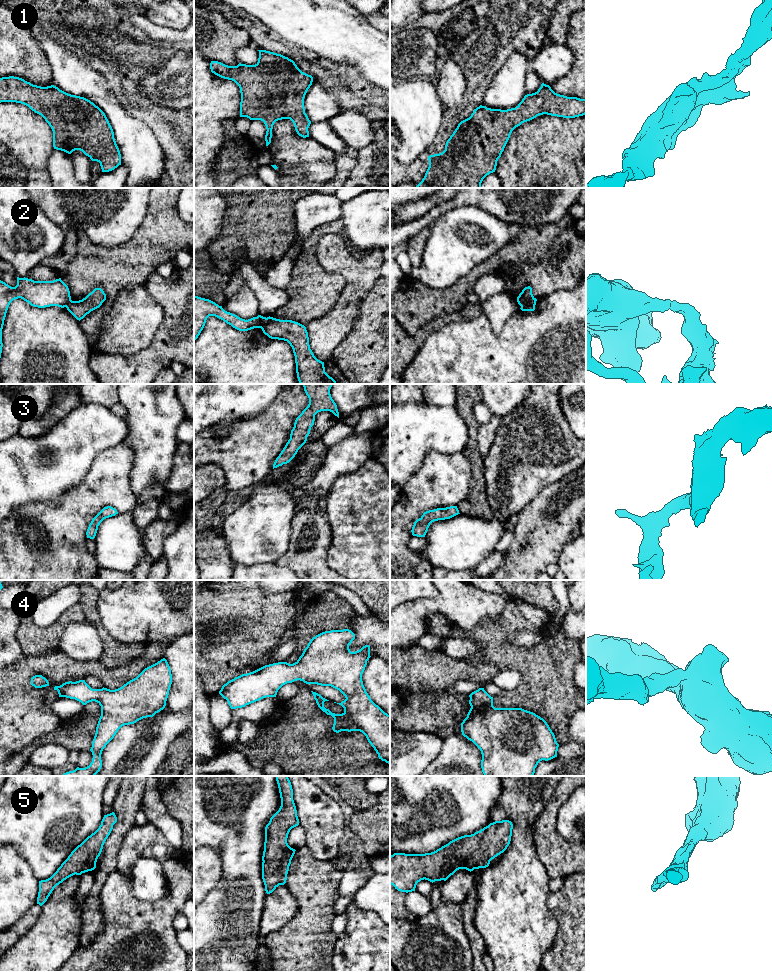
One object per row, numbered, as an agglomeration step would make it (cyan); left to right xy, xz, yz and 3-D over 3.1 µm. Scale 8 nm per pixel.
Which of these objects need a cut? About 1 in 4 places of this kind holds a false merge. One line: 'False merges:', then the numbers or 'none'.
False merges: 2

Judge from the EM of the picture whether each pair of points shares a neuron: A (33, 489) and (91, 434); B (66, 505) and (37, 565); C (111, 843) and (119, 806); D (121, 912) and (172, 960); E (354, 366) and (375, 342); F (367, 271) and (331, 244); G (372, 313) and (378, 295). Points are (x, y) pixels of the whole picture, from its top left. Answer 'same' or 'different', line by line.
A: same
B: same
C: same
D: same
E: same
F: same
G: same

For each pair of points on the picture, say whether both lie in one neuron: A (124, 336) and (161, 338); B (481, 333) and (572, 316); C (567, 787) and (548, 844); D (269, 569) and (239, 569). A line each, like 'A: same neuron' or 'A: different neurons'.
A: different neurons
B: same neuron
C: same neuron
D: same neuron

